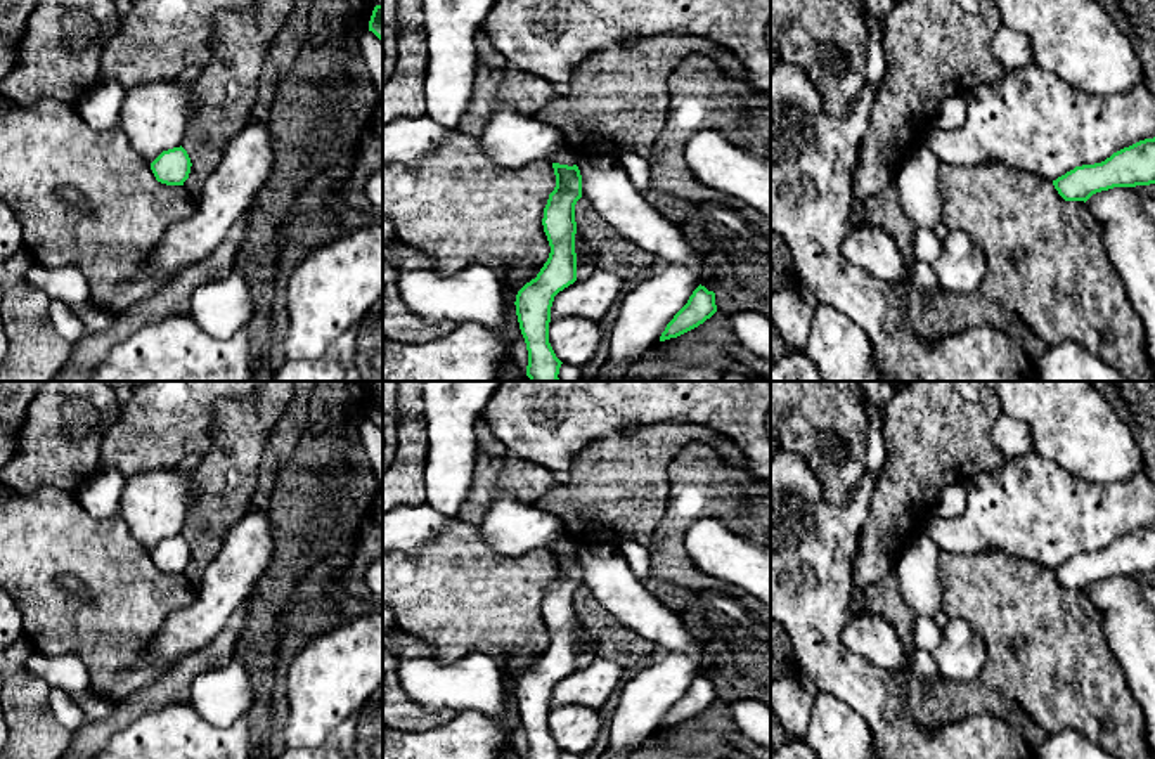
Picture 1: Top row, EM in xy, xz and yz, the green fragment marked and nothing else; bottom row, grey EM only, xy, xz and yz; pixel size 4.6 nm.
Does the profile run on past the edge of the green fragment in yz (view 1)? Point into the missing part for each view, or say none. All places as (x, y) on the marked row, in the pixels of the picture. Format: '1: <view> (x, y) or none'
1: none

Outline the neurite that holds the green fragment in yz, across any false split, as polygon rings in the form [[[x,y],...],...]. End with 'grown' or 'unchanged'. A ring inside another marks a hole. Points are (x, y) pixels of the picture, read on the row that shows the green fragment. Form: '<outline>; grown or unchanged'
[[[1155,137],[1113,152],[1101,163],[1075,166],[1053,180],[1065,201],[1087,201],[1113,187],[1155,184]]]; unchanged

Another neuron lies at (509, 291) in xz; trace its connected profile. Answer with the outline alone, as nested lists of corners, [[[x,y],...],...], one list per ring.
[[[540,267],[532,269],[519,281],[516,281],[513,284],[504,284],[502,295],[504,295],[504,302],[506,302],[506,312],[504,312],[506,331],[516,331],[519,328],[518,315],[516,315],[516,305],[514,305],[516,295],[526,282],[535,279],[539,272],[540,272]]]

